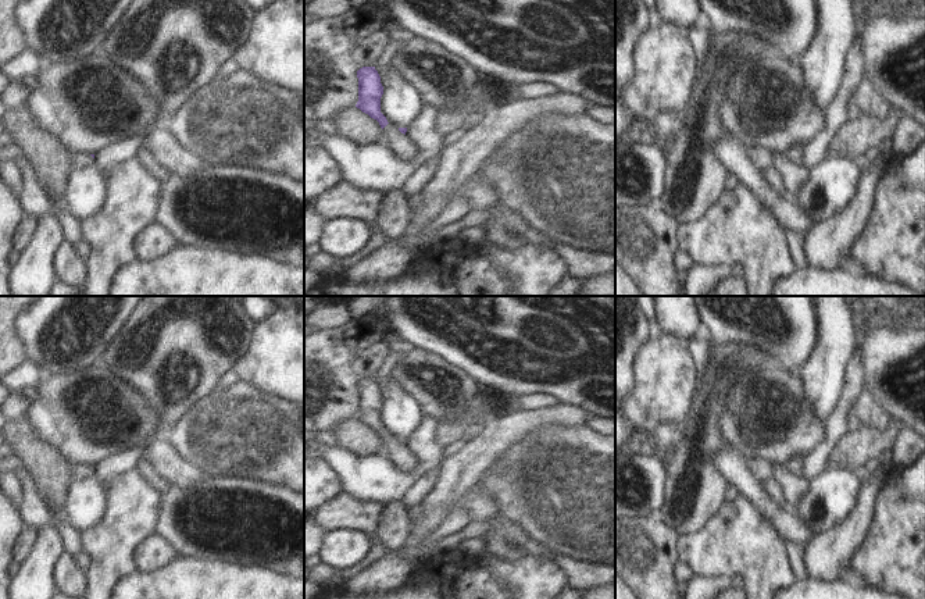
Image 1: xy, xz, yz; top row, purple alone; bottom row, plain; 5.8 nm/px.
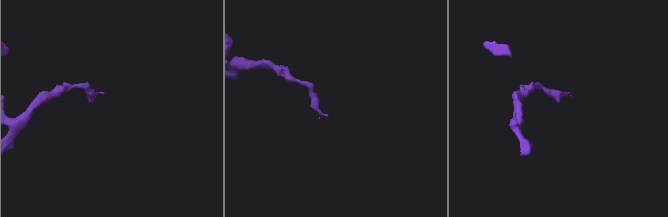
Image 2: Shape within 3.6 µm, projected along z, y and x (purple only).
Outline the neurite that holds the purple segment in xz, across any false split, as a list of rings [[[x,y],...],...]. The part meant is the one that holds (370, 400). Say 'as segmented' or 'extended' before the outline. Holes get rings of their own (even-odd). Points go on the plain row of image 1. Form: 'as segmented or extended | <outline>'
extended | [[[362,378],[357,382],[358,389],[358,413],[356,416],[362,424],[376,431],[383,441],[382,454],[399,471],[411,471],[418,466],[418,460],[407,450],[407,439],[390,436],[381,424],[381,409],[383,397],[375,378]]]

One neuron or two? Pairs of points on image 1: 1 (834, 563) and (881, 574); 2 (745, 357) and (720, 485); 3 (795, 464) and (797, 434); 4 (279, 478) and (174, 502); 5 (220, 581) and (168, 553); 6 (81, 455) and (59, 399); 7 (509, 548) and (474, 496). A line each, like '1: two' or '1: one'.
1: two
2: one
3: two
4: two
5: two
6: one
7: two

